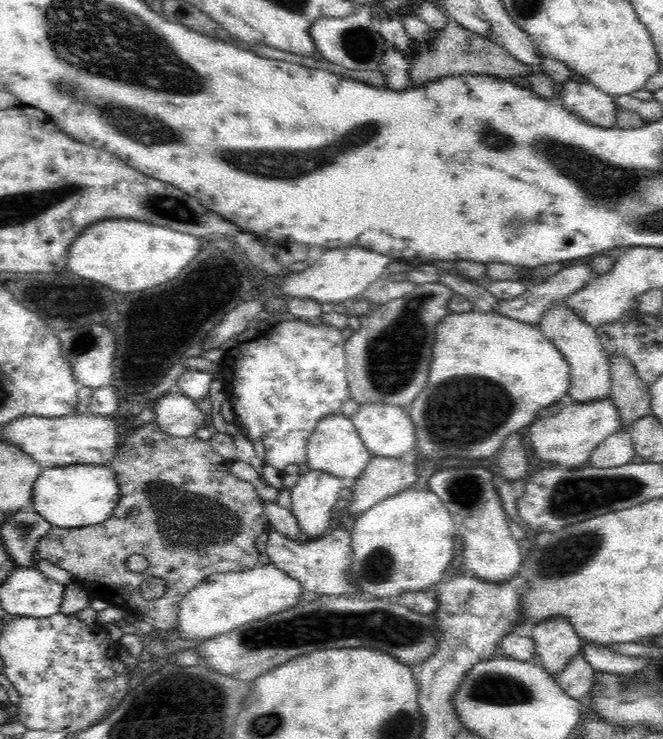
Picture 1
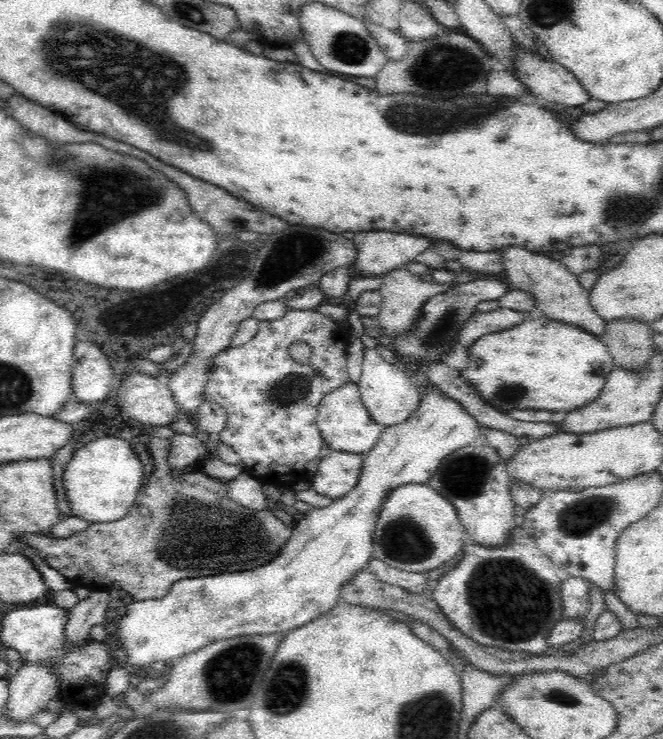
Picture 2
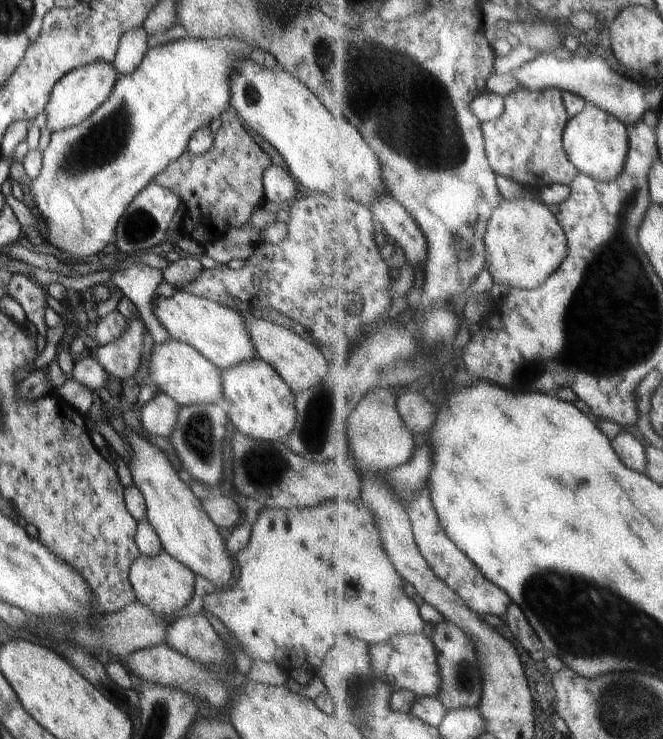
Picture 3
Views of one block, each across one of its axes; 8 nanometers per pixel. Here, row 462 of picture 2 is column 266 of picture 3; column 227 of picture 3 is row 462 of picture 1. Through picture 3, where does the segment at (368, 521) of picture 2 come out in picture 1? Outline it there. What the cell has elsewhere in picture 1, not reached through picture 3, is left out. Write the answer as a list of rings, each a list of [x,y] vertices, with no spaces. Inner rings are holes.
[[[414,452],[403,458],[374,456],[367,462],[366,471],[358,479],[347,483],[352,487],[353,496],[346,509],[354,520],[368,507],[410,488],[418,480],[418,463],[413,455]]]

